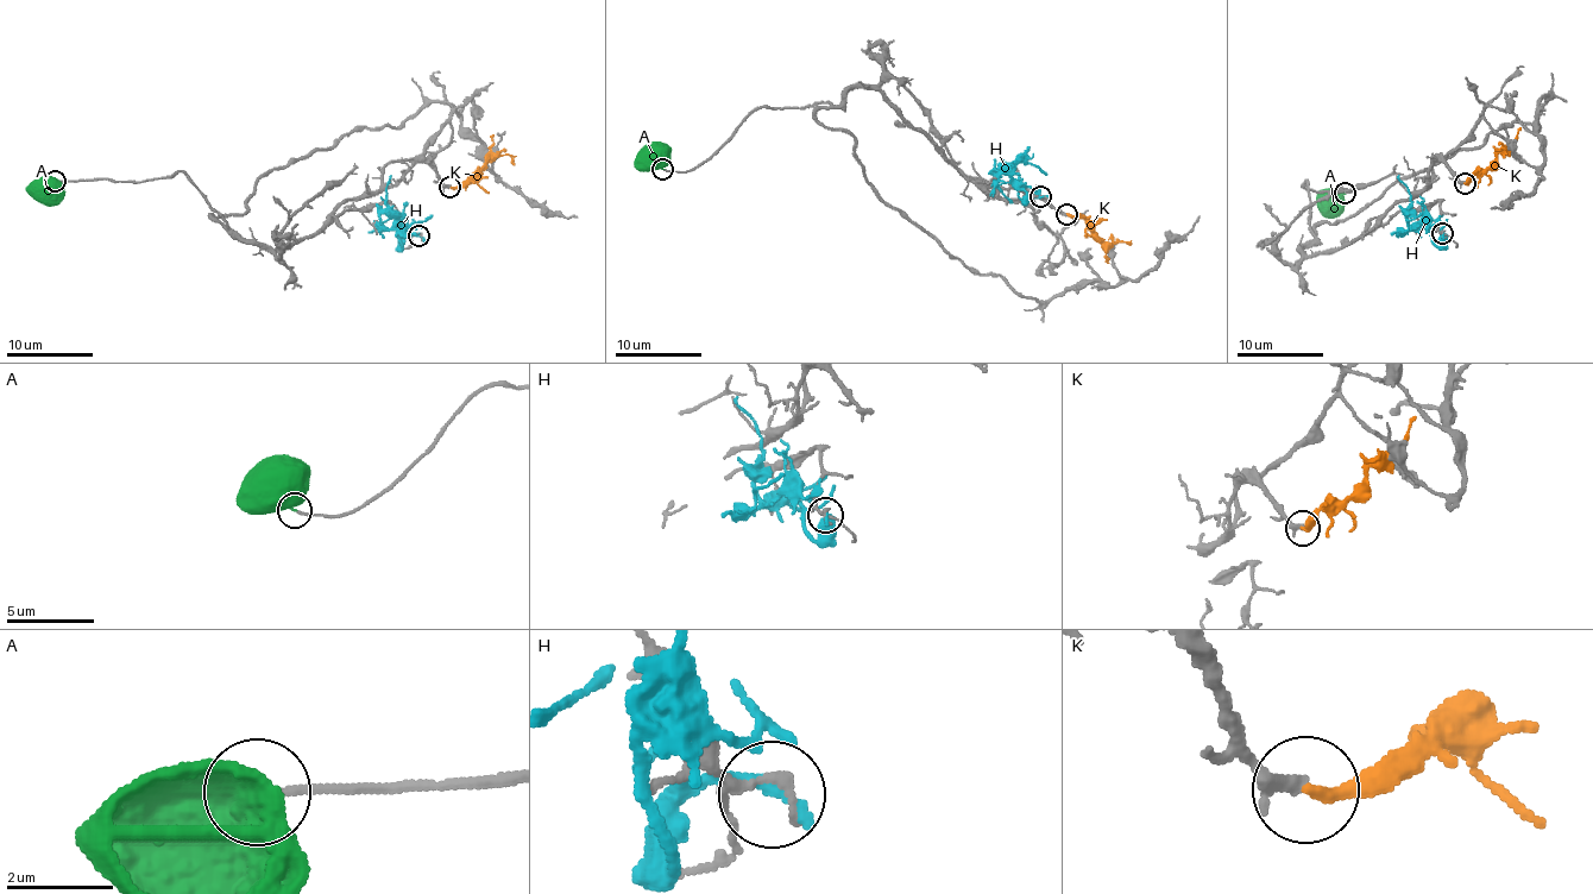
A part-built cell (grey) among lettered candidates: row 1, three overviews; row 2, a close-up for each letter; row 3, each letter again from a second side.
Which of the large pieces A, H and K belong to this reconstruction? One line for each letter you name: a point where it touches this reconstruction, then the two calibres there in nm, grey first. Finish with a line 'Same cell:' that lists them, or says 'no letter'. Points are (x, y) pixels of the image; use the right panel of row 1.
A: meets grey at (1345, 193); 130 nm thick on the grey side, 280 nm on the other
Same cell: A

